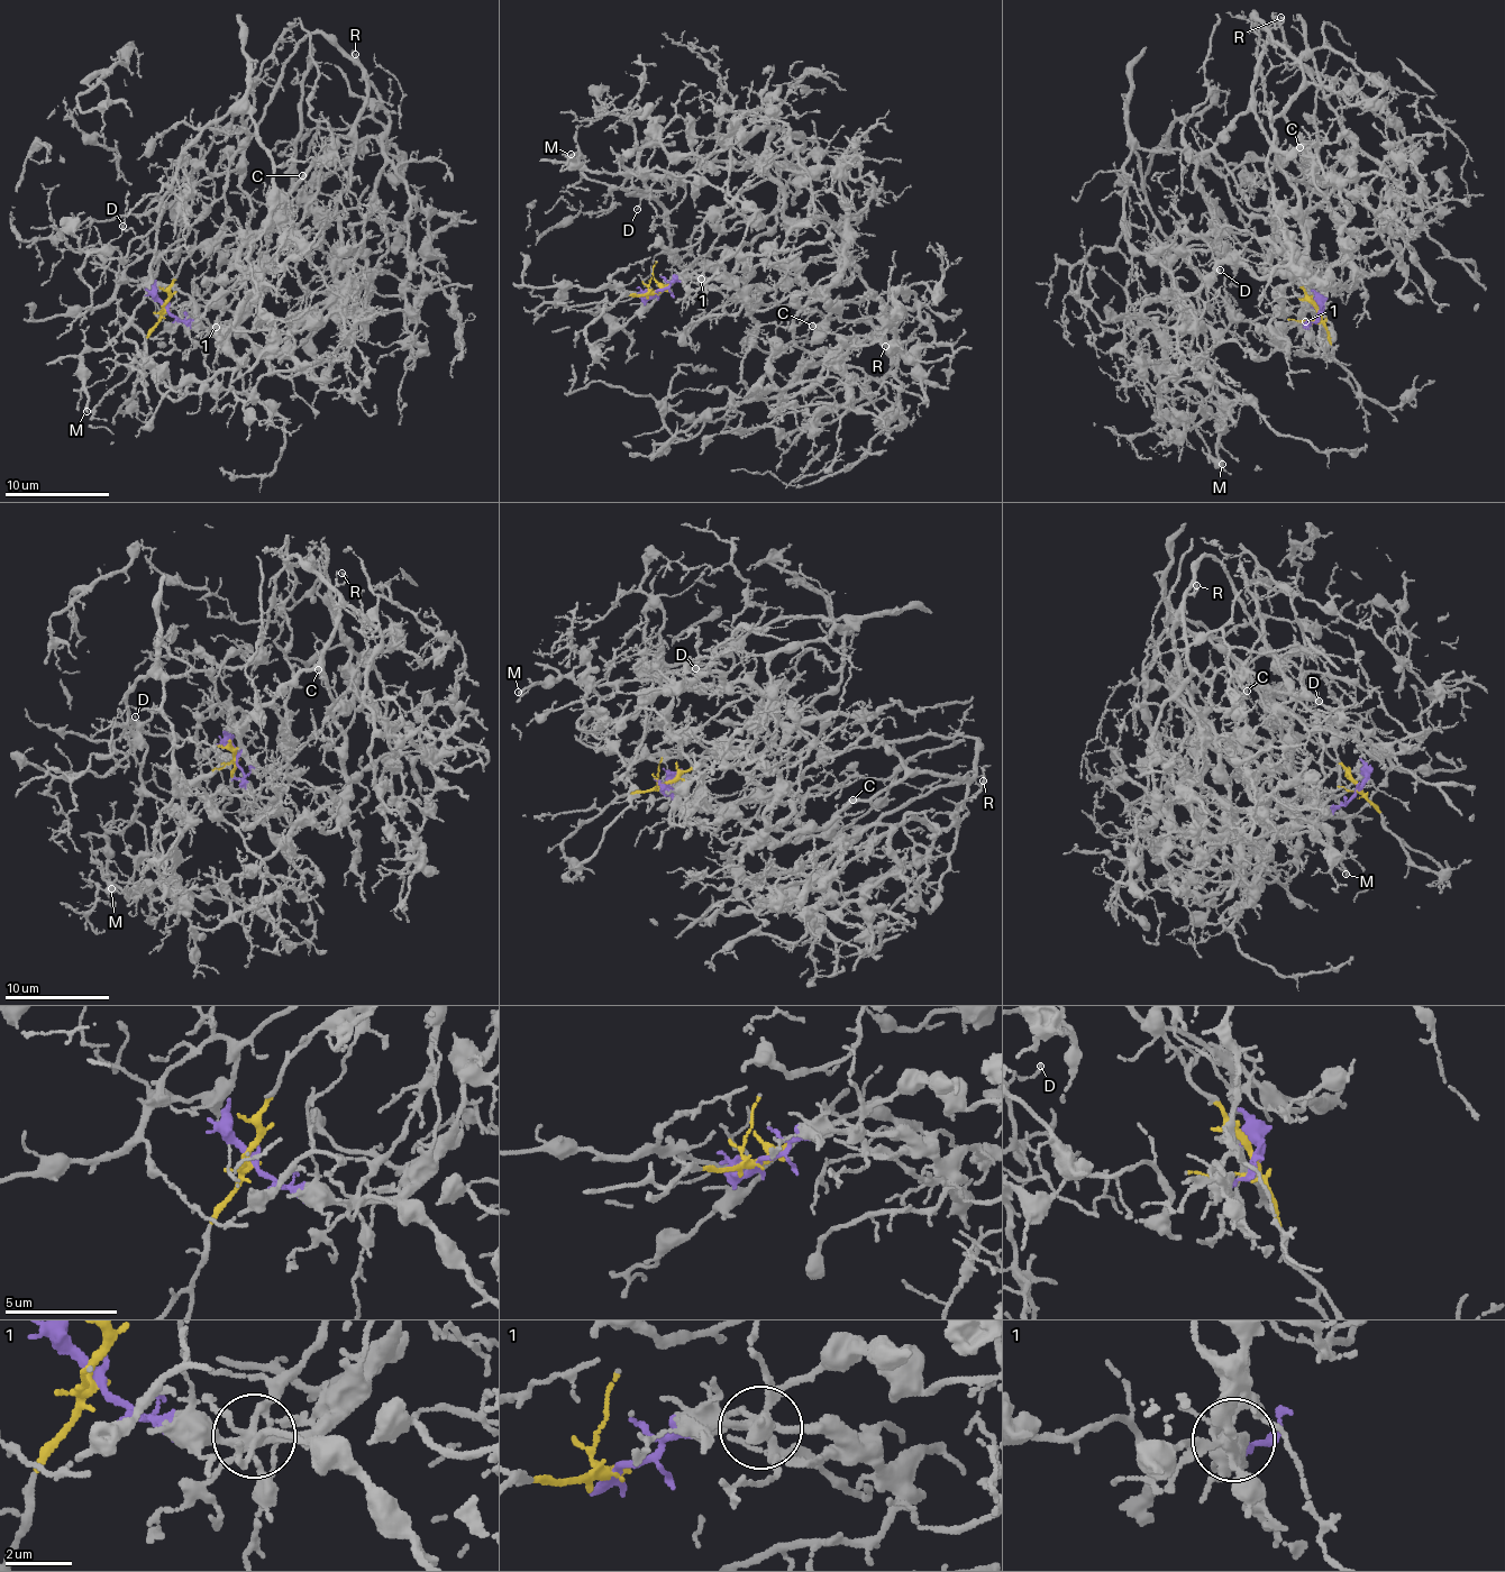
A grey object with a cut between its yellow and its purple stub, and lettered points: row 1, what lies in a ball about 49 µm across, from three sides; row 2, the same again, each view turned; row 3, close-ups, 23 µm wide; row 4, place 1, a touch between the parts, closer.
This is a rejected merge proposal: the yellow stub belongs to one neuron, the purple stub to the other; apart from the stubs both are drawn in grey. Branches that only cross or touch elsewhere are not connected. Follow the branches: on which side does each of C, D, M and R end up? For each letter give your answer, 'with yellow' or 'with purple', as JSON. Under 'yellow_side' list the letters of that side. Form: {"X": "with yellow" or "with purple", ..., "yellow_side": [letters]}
{"C": "with purple", "D": "with yellow", "M": "with yellow", "R": "with purple", "yellow_side": ["D", "M"]}

